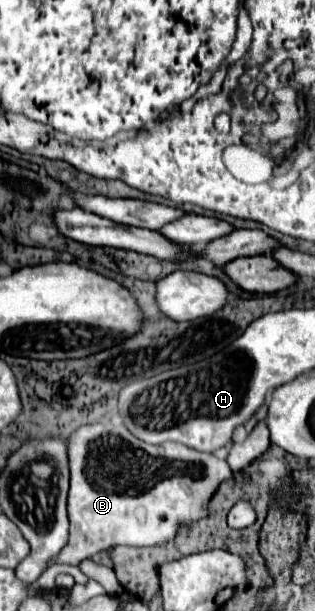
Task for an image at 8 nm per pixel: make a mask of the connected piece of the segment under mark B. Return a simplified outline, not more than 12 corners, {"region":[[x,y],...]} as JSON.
{"region":[[259,423],[227,461],[149,445],[125,425],[67,439],[69,540],[108,594],[113,545],[171,543],[271,445]]}

